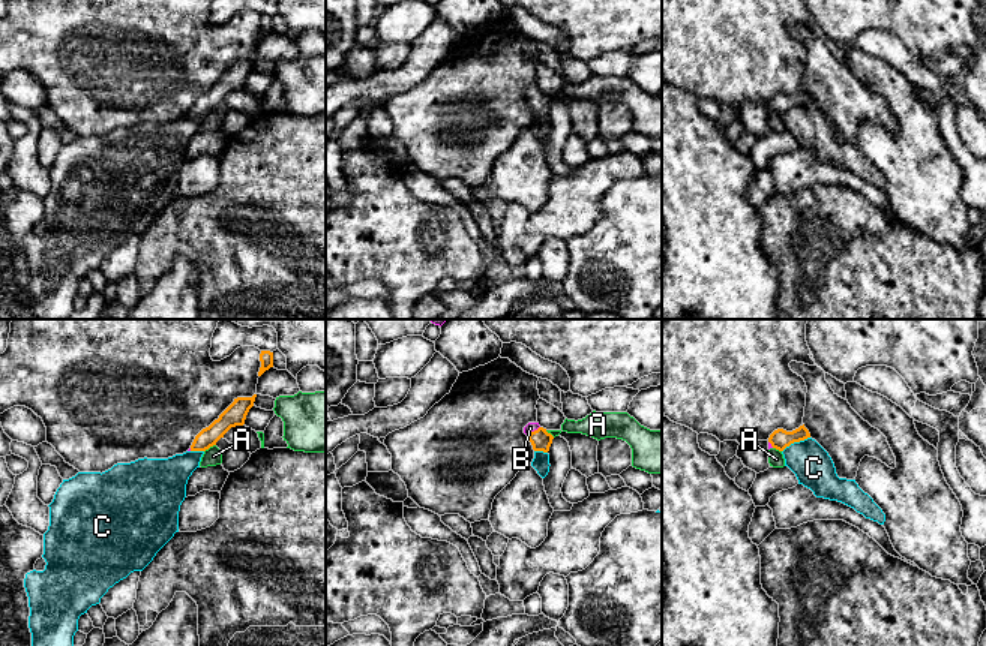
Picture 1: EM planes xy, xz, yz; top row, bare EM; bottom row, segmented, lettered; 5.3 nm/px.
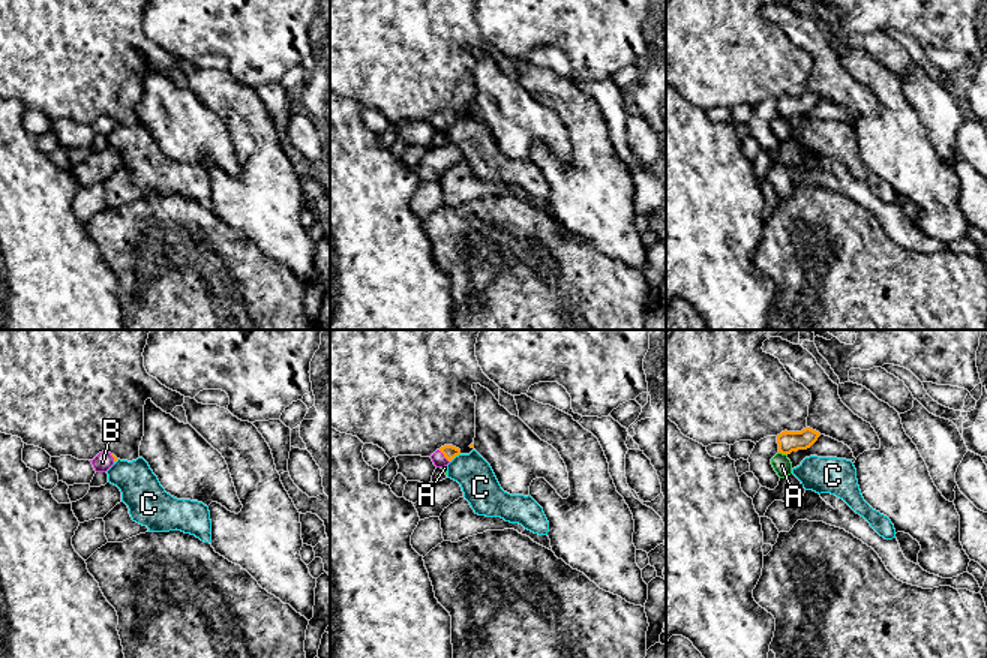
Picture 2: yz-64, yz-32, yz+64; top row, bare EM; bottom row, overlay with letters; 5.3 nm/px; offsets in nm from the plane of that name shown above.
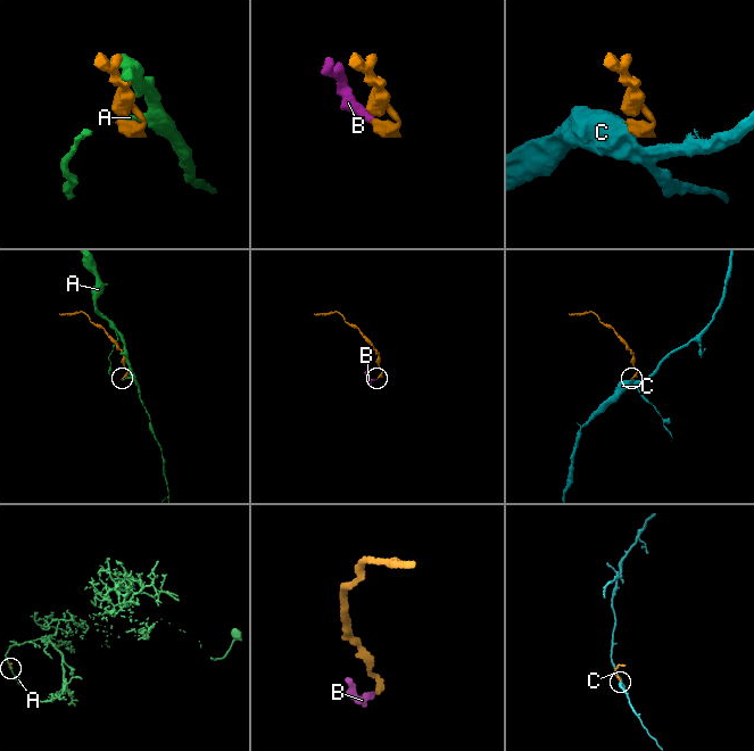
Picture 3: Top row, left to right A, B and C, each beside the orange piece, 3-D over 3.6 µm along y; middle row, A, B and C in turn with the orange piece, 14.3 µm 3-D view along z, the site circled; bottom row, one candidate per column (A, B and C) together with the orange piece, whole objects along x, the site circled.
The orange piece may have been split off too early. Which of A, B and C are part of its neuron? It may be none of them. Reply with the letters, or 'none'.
B

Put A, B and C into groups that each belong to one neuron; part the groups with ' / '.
A / B / C

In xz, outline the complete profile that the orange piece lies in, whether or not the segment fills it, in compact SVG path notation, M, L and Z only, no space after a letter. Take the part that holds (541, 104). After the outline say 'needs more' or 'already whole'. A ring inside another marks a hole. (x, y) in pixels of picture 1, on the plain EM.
M528 87L524 91L524 97L528 100L534 115L549 115L554 100L540 91L539 87Z | needs more

